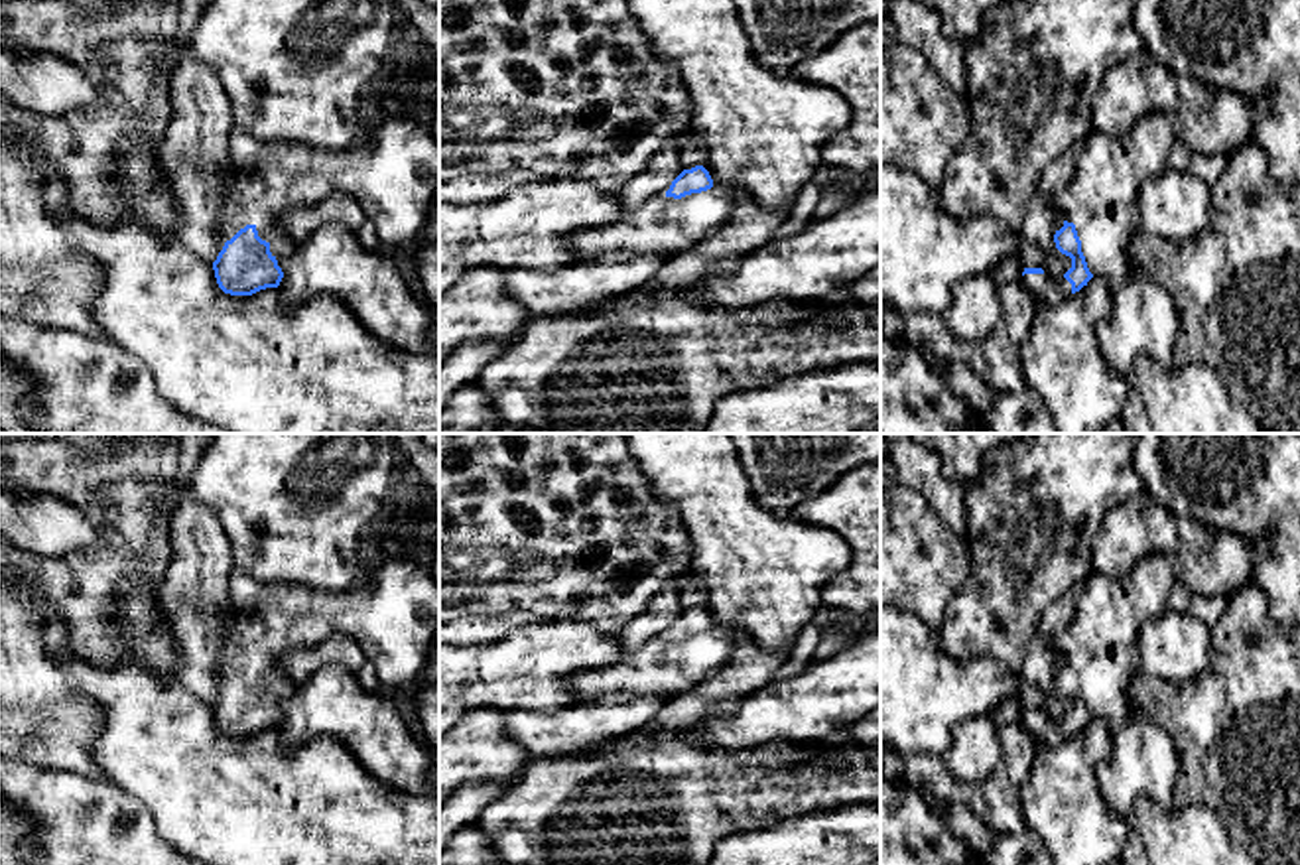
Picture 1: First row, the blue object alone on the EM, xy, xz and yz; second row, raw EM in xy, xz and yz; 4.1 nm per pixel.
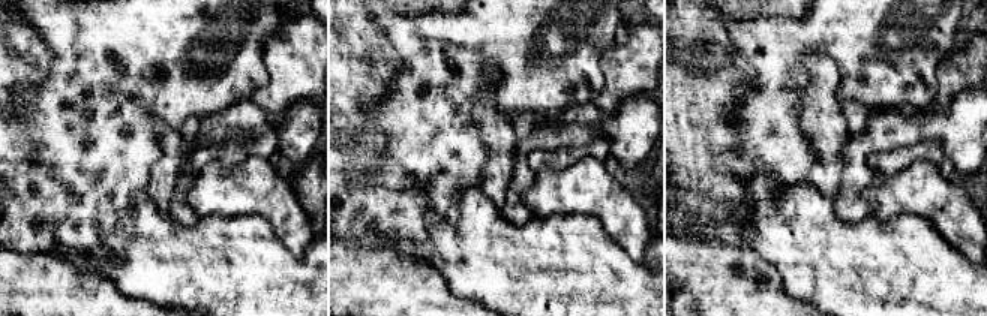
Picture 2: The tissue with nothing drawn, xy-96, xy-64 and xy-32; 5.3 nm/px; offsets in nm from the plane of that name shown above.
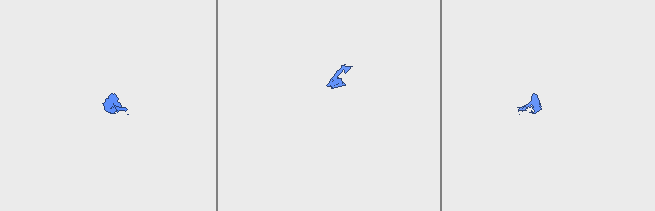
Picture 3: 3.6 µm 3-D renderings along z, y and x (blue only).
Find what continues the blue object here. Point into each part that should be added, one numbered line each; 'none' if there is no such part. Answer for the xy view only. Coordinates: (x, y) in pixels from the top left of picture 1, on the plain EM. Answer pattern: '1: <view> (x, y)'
1: xy (392, 615)

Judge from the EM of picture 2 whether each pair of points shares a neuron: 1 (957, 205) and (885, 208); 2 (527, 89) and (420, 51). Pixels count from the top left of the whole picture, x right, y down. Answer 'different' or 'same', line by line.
1: same
2: same

